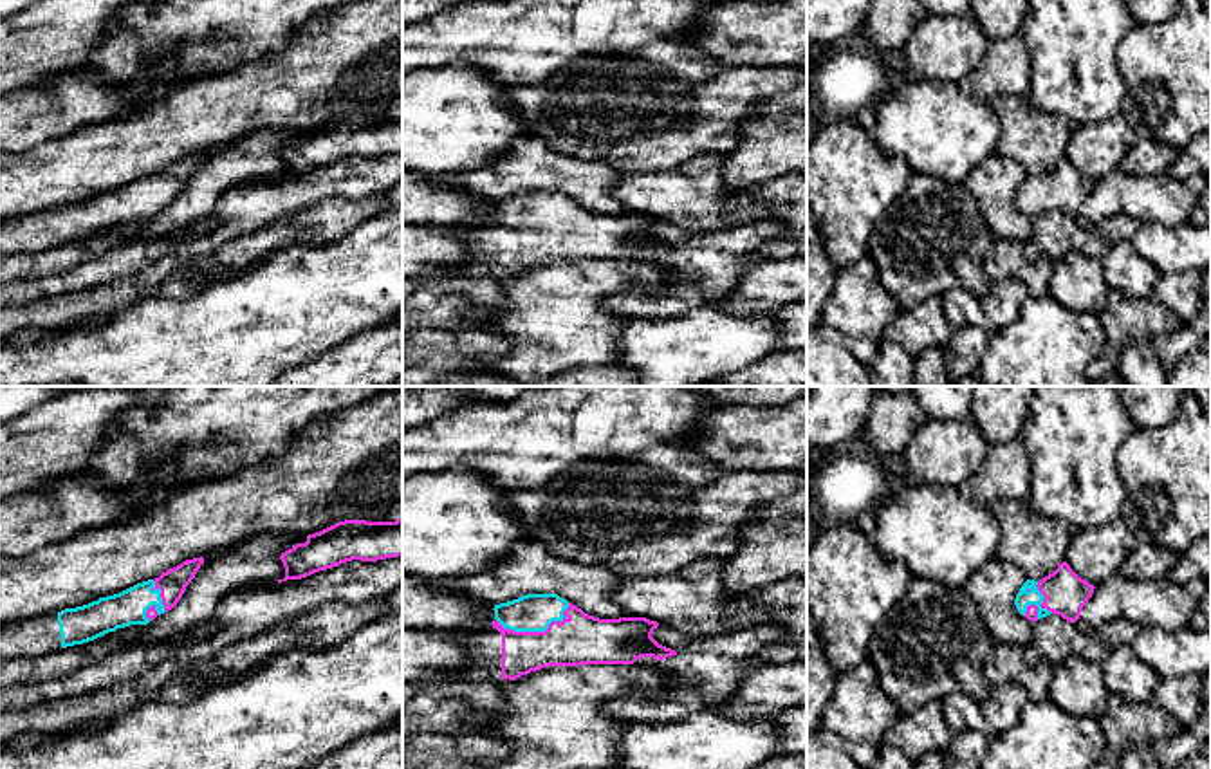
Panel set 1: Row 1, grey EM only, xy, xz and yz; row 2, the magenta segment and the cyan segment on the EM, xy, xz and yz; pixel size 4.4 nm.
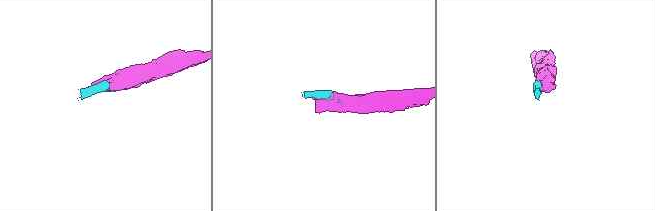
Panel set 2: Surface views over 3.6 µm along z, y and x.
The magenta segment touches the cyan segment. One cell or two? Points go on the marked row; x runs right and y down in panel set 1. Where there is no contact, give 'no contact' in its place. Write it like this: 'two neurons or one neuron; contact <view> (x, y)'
one neuron; contact xz (536, 632)

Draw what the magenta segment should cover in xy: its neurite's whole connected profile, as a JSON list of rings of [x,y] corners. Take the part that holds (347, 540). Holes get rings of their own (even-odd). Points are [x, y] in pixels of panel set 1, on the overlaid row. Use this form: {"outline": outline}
{"outline": [[[402,518],[395,522],[345,520],[309,534],[305,543],[296,543],[282,552],[280,560],[285,567],[285,578],[278,579],[278,583],[301,579],[352,560],[377,561],[397,556],[402,556]]]}

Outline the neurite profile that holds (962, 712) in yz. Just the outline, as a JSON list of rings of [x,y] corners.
[[[1002,684],[993,686],[982,704],[957,691],[942,700],[942,709],[953,733],[976,729],[993,737],[1011,729],[1029,702],[1021,684]]]

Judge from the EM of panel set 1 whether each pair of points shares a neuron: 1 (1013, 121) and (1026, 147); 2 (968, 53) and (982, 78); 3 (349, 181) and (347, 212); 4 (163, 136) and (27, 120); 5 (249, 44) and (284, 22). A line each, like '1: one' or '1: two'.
1: one
2: two
3: two
4: two
5: one

